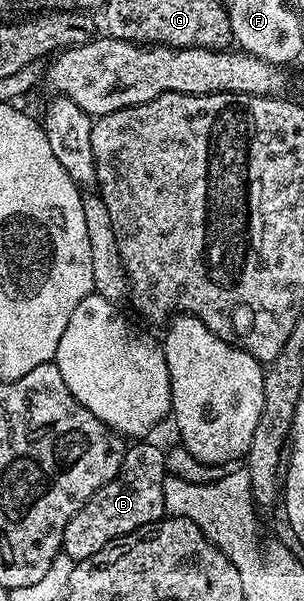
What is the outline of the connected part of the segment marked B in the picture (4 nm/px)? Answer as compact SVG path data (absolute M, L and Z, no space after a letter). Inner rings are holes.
M149 441L134 442L137 443L134 447L126 446L119 473L115 473L115 477L111 477L107 485L100 487L83 505L83 509L79 509L75 517L71 517L71 521L67 521L67 529L63 529L63 541L61 542L64 555L74 561L86 559L91 557L91 553L99 553L99 549L103 549L108 543L113 543L123 538L124 535L130 535L131 532L138 531L141 527L158 523L159 520L166 518L165 494L163 493L163 485L167 478L165 455L155 444L145 442Z

